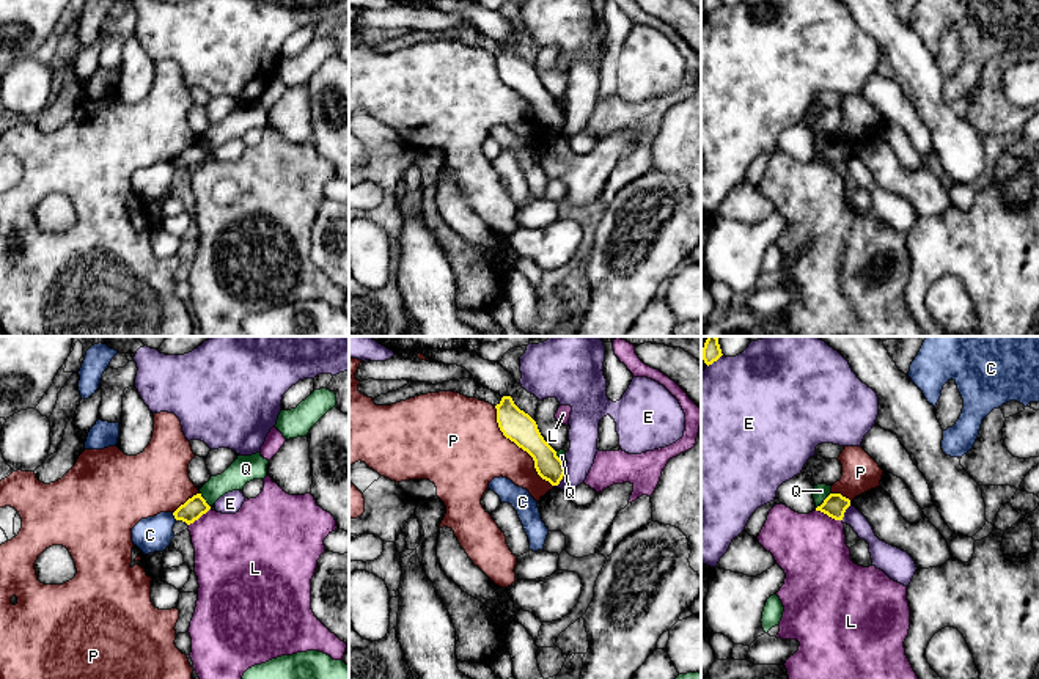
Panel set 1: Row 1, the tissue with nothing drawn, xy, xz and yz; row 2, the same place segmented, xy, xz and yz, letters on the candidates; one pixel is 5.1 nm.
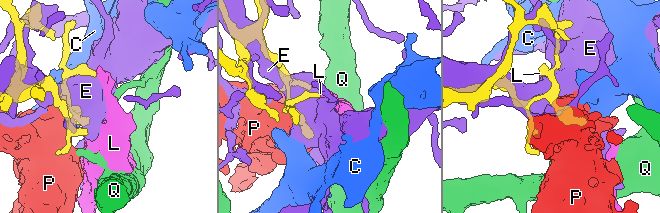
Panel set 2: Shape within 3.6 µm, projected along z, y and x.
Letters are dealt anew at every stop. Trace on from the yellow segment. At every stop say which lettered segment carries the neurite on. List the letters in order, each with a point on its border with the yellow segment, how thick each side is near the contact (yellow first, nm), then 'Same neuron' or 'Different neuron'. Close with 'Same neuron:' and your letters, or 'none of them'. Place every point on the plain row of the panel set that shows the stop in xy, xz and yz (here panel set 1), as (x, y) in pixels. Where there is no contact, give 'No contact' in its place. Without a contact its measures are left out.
C: Touches yellow at xy (173, 162). Thickness 110 nm (yellow) against 180 nm. Different neuron
E: Touches yellow at xz (561, 126). Thickness 140 nm (yellow) against 150 nm. Different neuron
L: Touches yellow at yz (829, 164). Thickness 120 nm (yellow) against 360 nm. Different neuron
P: Touches yellow at xz (519, 95). Thickness 160 nm (yellow) against 360 nm. Different neuron
Q: Touches yellow at yz (824, 148). Thickness 120 nm (yellow) against 80 nm. Different neuron
Same neuron: none of them

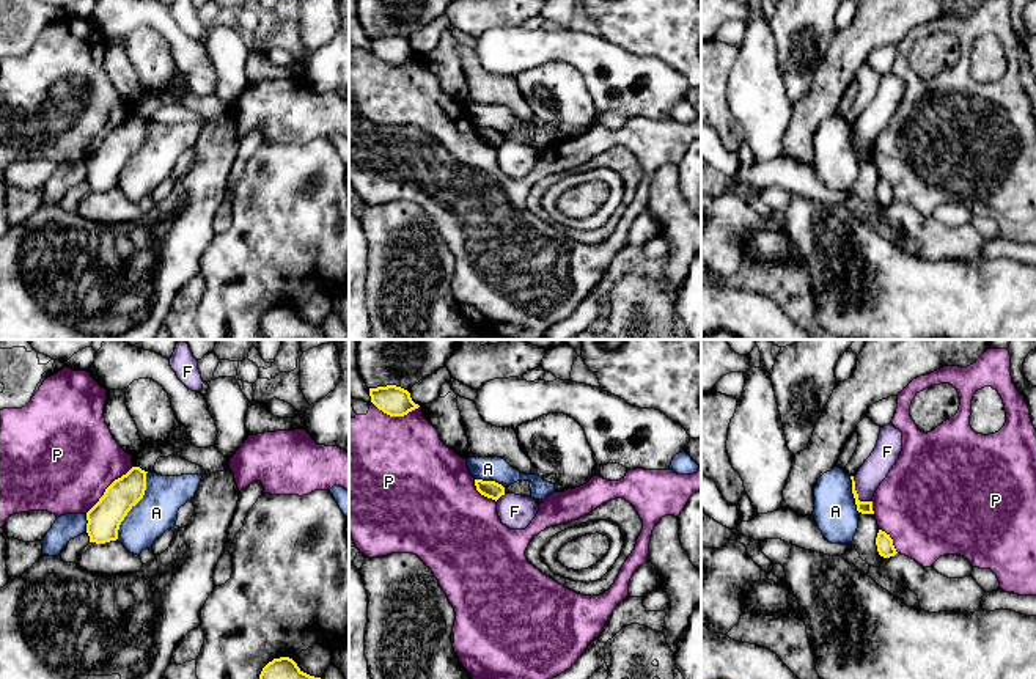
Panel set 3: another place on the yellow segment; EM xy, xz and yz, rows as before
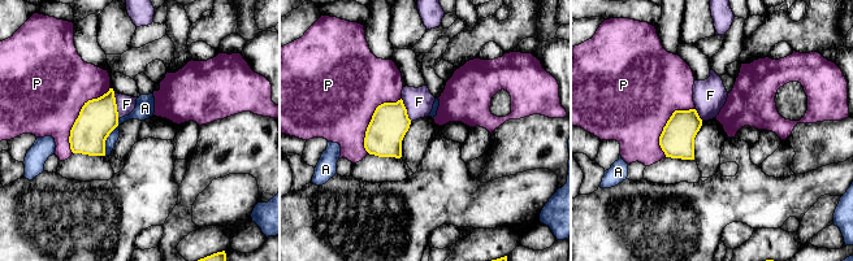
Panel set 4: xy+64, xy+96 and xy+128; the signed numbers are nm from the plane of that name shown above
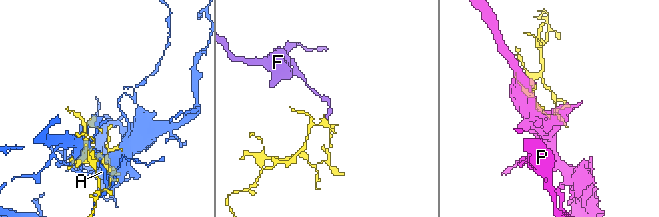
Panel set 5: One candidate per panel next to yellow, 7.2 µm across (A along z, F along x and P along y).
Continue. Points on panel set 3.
A: Touches yellow at xy (134, 153). Thickness 170 nm (yellow) against 200 nm. Different neuron
F: Touches yellow at yz (857, 142). Thickness 60 nm (yellow) against 140 nm. Different neuron
P: Touches yellow at xy (107, 135). Thickness 170 nm (yellow) against 500 nm. Different neuron
Same neuron: none of them

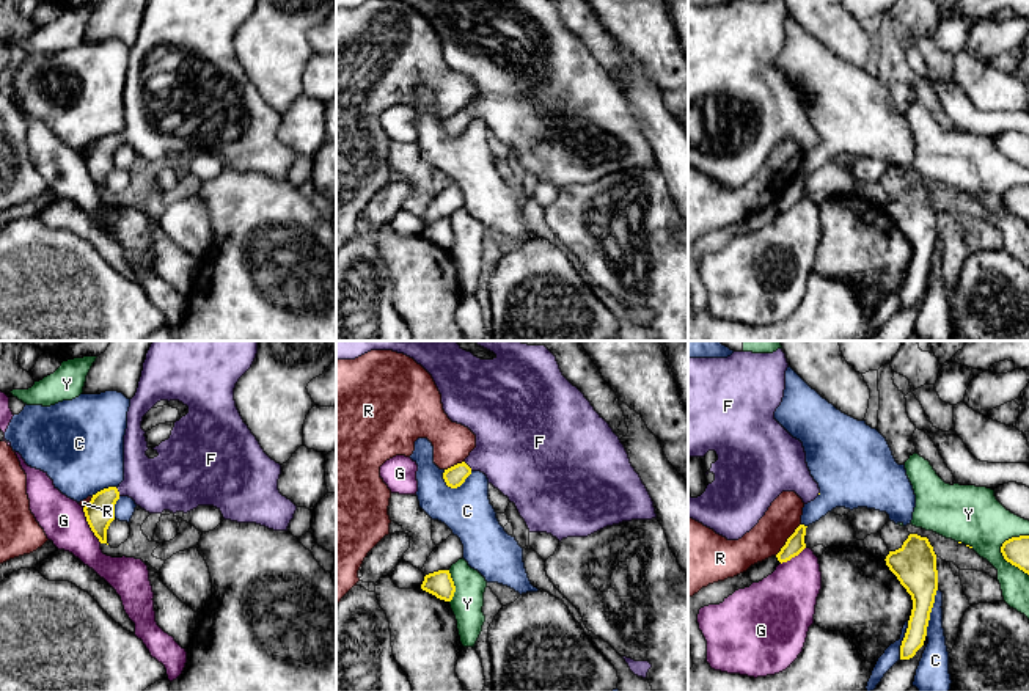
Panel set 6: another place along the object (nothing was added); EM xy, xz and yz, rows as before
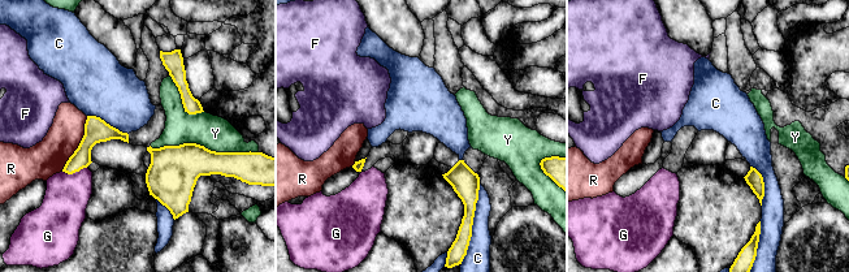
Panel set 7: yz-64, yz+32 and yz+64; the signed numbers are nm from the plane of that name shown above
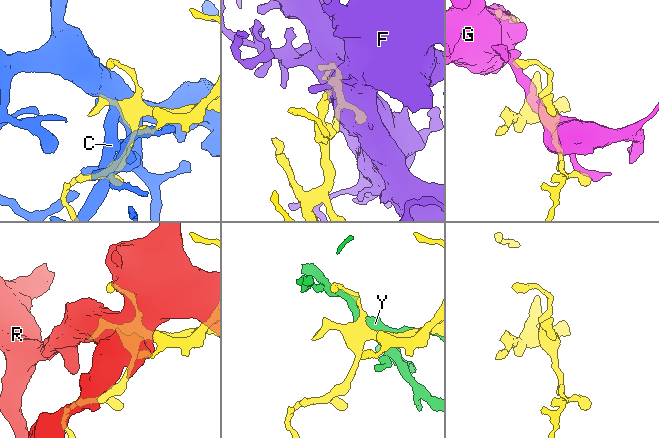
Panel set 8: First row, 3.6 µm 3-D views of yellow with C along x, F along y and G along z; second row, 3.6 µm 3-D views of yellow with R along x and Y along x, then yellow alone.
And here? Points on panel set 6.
C: Touches yellow at yz (930, 259). Thickness 220 nm (yellow) against 140 nm. Different neuron
F: Touches yellow at xy (118, 140). Thickness 150 nm (yellow) against 280 nm. Same neuron
G: Touches yellow at xy (88, 171). Thickness 150 nm (yellow) against 220 nm. Different neuron
R: Touches yellow at yz (787, 187). Thickness 100 nm (yellow) against 180 nm. Different neuron
Y: Touches yellow at yz (1004, 206). Thickness 140 nm (yellow) against 280 nm. Different neuron
Same neuron: F

